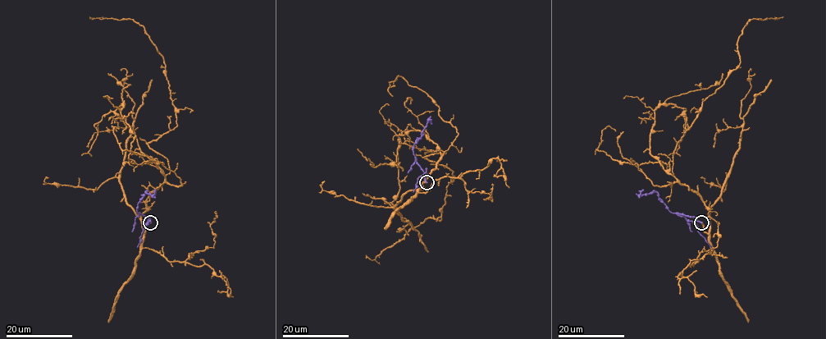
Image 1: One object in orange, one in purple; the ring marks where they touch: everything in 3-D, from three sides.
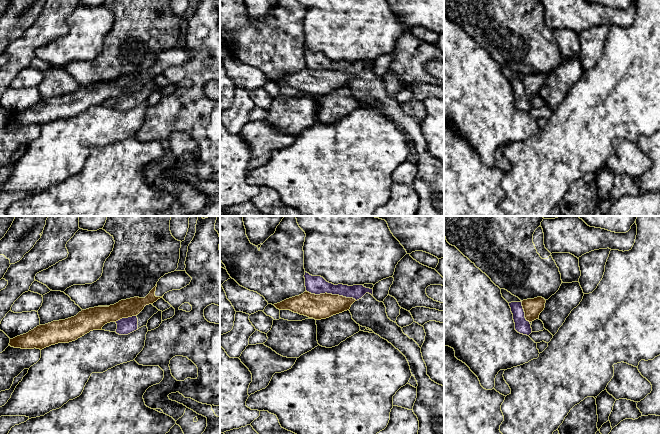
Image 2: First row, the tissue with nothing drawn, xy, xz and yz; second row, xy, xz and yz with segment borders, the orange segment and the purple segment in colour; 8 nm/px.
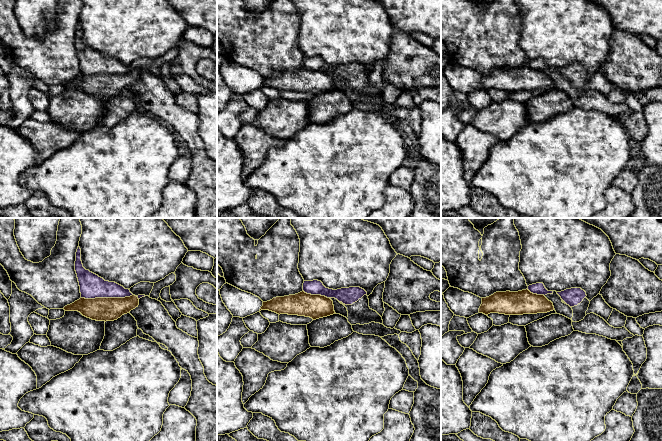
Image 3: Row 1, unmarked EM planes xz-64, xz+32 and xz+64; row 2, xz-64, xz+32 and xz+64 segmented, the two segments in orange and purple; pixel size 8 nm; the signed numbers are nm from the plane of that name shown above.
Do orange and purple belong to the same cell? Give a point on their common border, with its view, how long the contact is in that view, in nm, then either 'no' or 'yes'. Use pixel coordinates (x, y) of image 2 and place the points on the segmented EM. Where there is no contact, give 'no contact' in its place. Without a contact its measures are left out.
meets orange in xz at (331, 294); contact 420 nm long; no

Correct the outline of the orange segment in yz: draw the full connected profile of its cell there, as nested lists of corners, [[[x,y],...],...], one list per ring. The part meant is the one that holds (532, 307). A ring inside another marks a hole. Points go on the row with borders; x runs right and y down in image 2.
[[[542,297],[527,299],[522,301],[522,306],[525,312],[527,321],[532,322],[539,318],[540,313],[545,308],[546,300]]]

